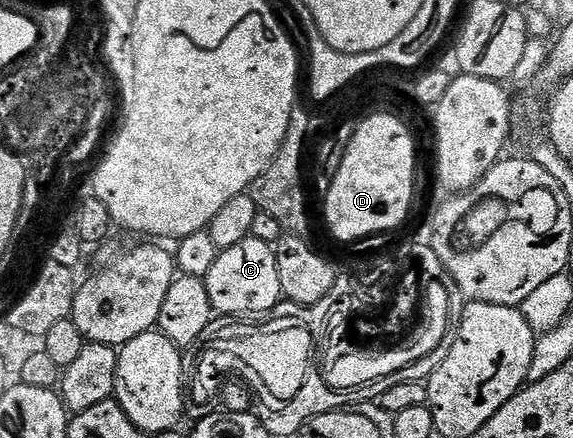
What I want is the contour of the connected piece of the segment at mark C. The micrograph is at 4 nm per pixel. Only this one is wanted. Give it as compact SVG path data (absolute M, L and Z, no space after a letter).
M249 237L238 245L220 252L218 261L214 261L214 266L203 281L210 293L210 305L217 316L262 315L264 317L282 303L276 252L273 244L266 241Z

